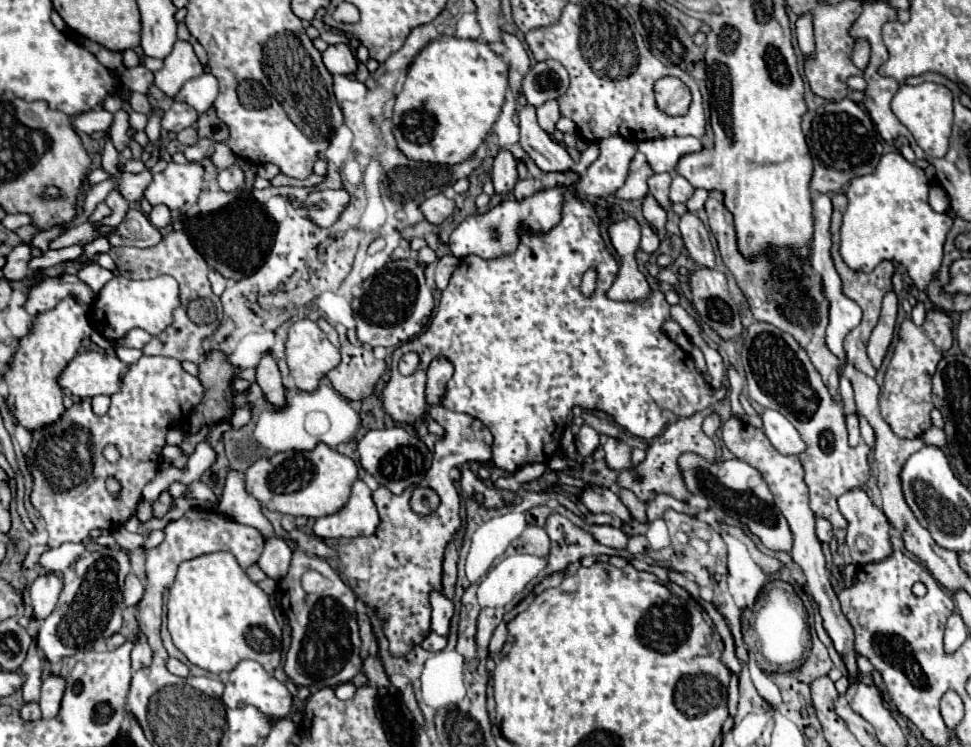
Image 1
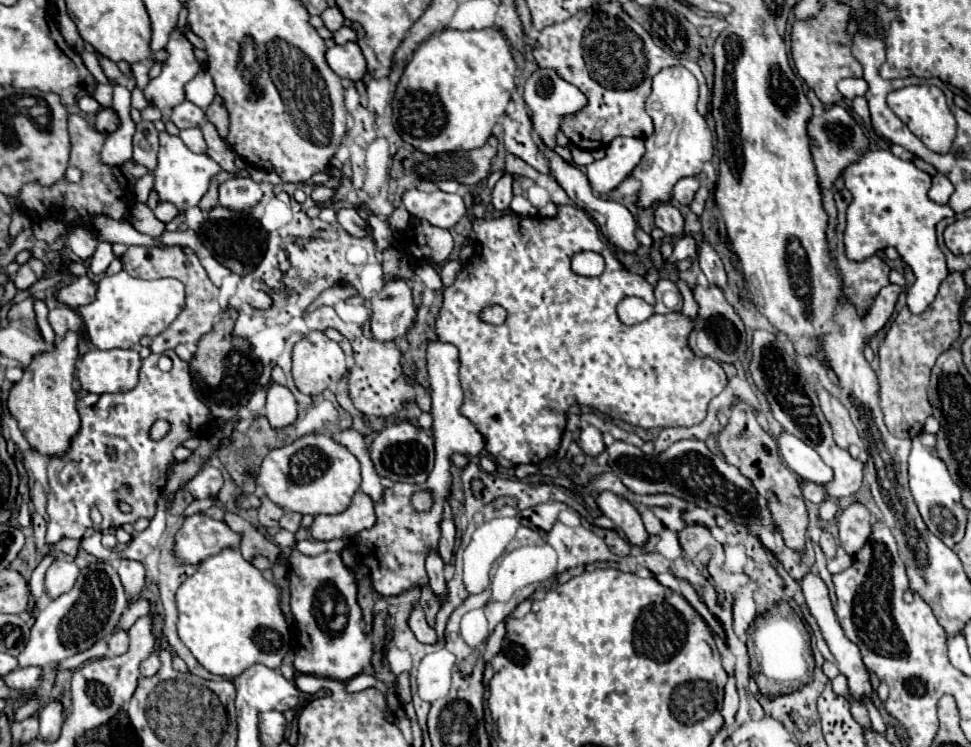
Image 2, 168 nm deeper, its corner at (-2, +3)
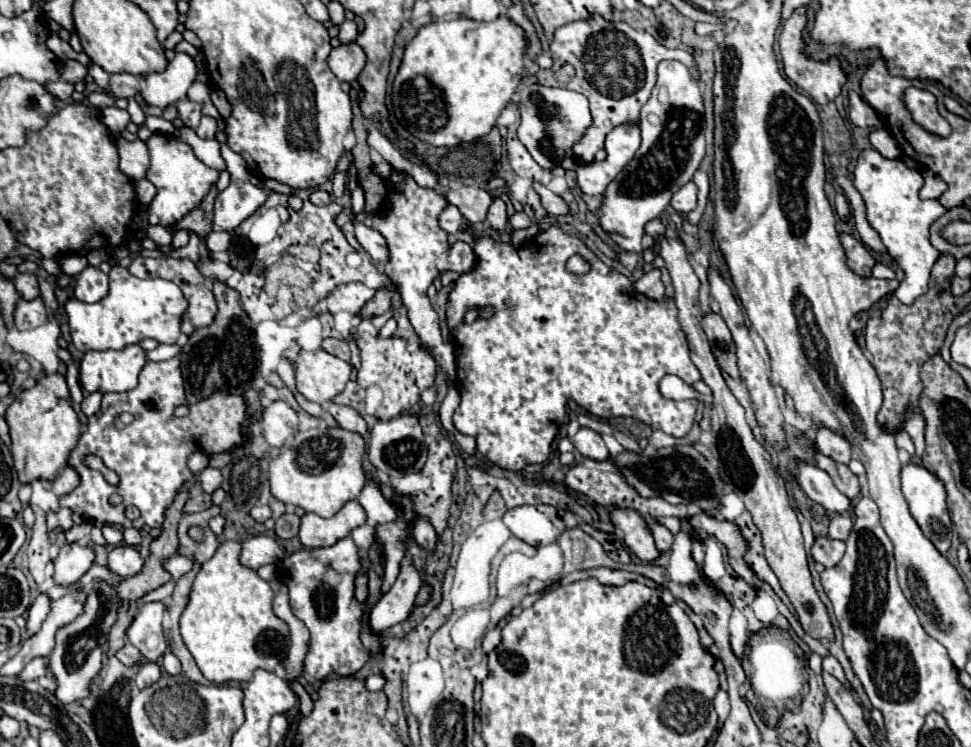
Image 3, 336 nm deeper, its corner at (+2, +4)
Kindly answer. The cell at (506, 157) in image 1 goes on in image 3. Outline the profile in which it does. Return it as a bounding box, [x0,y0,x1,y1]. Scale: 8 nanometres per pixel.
[486,197,508,231]

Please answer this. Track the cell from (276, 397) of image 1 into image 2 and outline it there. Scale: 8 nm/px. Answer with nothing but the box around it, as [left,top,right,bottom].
[266,384,298,430]

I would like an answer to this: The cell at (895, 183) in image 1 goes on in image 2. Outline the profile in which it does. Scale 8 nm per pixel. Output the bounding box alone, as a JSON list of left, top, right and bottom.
[842,150,954,314]

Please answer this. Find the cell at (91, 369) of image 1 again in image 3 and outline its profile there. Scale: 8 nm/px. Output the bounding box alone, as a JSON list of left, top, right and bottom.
[80,345,146,393]

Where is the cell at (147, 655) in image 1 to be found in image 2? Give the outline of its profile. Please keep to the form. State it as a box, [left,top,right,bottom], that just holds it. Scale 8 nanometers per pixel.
[140,652,160,676]

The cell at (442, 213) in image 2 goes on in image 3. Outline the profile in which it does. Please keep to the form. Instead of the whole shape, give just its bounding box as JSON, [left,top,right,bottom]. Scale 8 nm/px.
[438,205,462,233]

